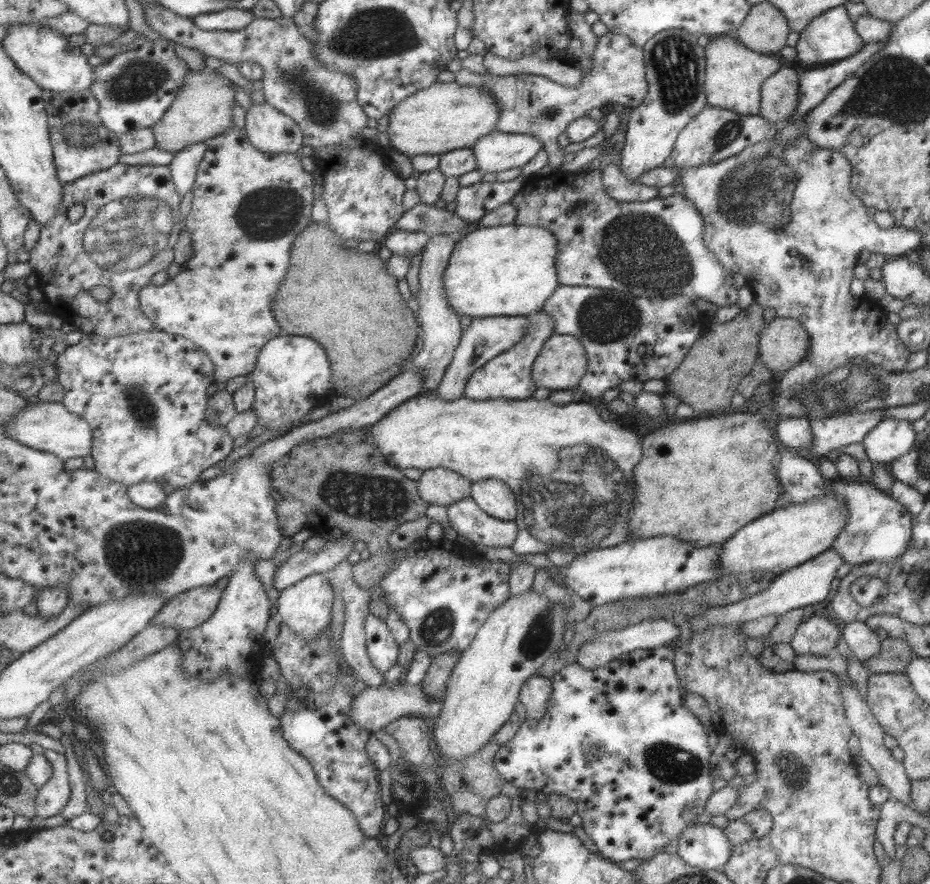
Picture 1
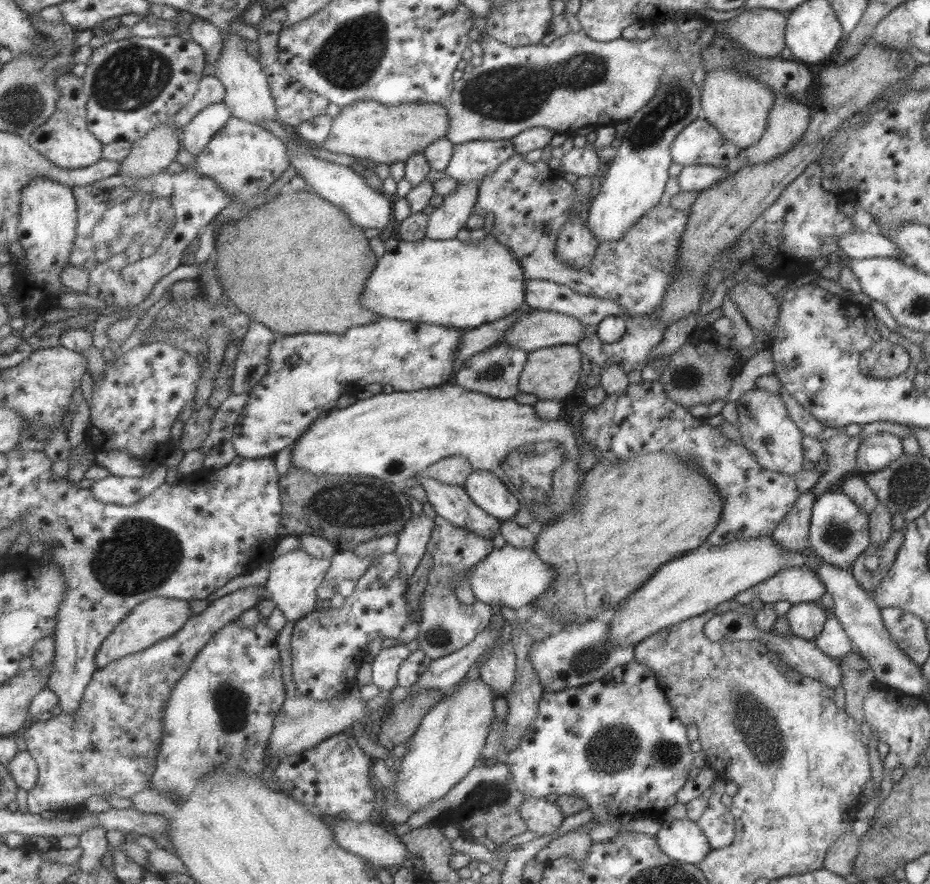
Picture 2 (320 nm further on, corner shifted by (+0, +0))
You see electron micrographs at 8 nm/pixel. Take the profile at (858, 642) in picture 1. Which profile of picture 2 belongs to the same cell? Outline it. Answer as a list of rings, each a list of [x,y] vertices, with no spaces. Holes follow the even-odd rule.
[[[835,617],[823,623],[820,633],[813,638],[813,641],[814,646],[821,650],[821,653],[834,660],[845,657],[853,650],[849,637]]]

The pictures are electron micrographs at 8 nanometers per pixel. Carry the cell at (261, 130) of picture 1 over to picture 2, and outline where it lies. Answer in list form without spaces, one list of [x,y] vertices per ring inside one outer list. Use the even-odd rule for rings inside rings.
[[[232,23],[227,26],[223,36],[221,52],[212,65],[207,65],[202,70],[202,75],[214,76],[224,88],[223,104],[229,109],[231,117],[256,124],[257,121],[276,120],[276,110],[271,98],[270,86],[267,77],[263,74],[257,60],[245,51],[248,40],[241,38],[232,29]]]

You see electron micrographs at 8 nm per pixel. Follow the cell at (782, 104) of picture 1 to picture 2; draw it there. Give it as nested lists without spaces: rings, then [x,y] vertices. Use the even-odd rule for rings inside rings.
[[[776,96],[771,110],[769,111],[765,130],[761,138],[751,146],[740,150],[734,158],[732,164],[727,166],[727,170],[735,172],[743,166],[755,165],[758,162],[771,162],[774,158],[779,158],[782,154],[789,152],[801,135],[805,132],[811,118],[809,104],[803,104],[784,96]]]

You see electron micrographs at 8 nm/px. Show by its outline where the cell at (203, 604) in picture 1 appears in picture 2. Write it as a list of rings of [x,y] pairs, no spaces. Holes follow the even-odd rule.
[[[151,597],[137,603],[121,622],[111,629],[104,638],[103,644],[96,653],[96,666],[100,668],[108,662],[125,657],[126,655],[145,650],[153,646],[159,639],[167,638],[183,626],[183,623],[191,616],[187,601],[175,598]]]

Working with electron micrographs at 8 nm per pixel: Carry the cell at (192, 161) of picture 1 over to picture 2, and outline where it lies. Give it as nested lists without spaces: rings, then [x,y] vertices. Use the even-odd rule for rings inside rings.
[[[223,101],[205,106],[184,126],[181,146],[192,155],[201,152],[229,117],[231,113]]]

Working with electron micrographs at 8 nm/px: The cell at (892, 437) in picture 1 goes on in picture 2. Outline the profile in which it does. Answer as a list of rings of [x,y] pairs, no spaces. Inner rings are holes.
[[[873,433],[863,437],[856,451],[856,469],[875,472],[887,468],[903,455],[901,439],[888,433]]]

